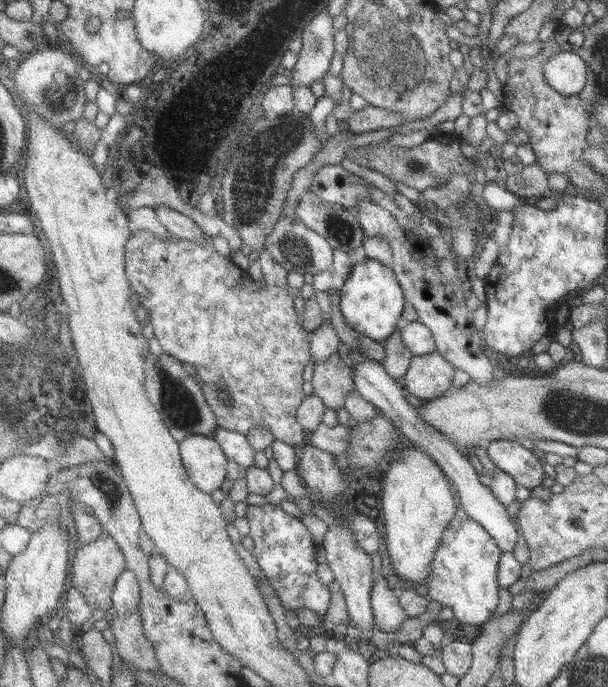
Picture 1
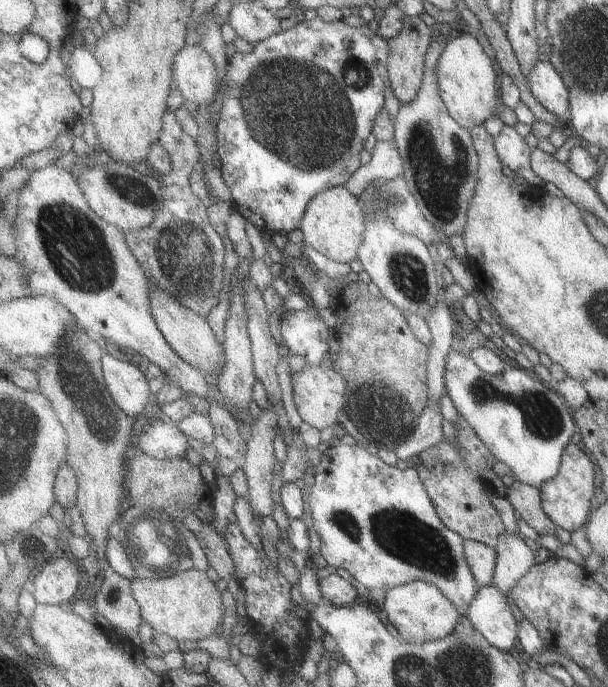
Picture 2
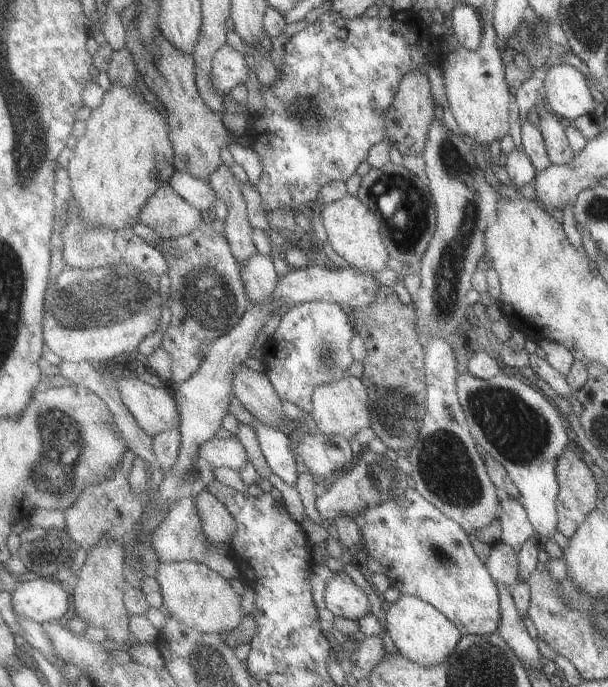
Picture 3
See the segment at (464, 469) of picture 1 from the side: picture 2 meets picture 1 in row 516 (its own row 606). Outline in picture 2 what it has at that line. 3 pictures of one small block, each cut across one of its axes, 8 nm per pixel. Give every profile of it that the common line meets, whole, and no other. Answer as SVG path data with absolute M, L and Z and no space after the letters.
M494 585L479 587L464 616L492 646L506 652L514 649L517 622L507 595L503 595Z

